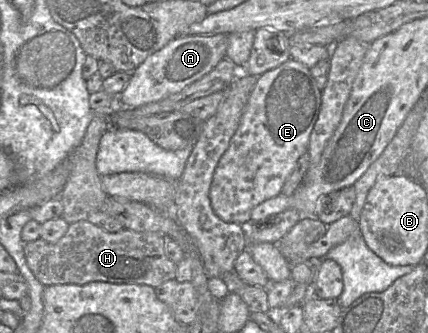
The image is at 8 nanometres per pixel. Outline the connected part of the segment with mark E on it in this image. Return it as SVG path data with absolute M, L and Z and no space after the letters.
M294 59L257 77L239 126L213 174L209 197L220 219L244 225L251 221L254 207L281 194L298 159L308 151L321 94L309 68Z

